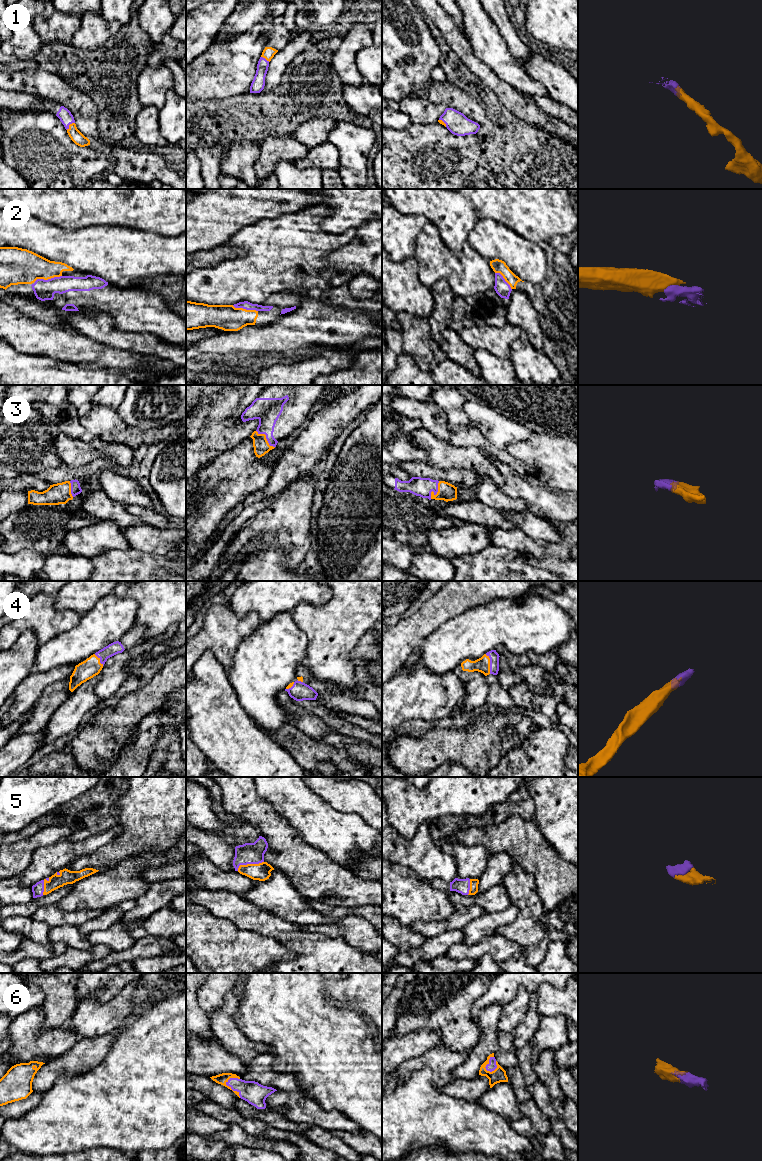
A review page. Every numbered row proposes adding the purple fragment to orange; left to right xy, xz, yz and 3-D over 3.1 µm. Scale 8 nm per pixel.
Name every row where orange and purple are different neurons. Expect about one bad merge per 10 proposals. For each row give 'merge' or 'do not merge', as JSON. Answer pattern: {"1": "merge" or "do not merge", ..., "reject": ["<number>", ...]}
{"1": "merge", "2": "merge", "3": "merge", "4": "merge", "5": "merge", "6": "merge", "reject": []}

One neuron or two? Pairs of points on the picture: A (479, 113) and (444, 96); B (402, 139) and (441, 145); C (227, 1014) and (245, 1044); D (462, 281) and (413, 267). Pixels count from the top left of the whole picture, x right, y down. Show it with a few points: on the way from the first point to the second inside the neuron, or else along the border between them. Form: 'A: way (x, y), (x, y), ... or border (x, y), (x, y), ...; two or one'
A: way (470, 107), (453, 97); one
B: way (412, 145), (431, 145); one
C: way (227, 1021), (227, 1026), (238, 1037); one
D: border (414, 256), (418, 265), (418, 280), (430, 288); two

